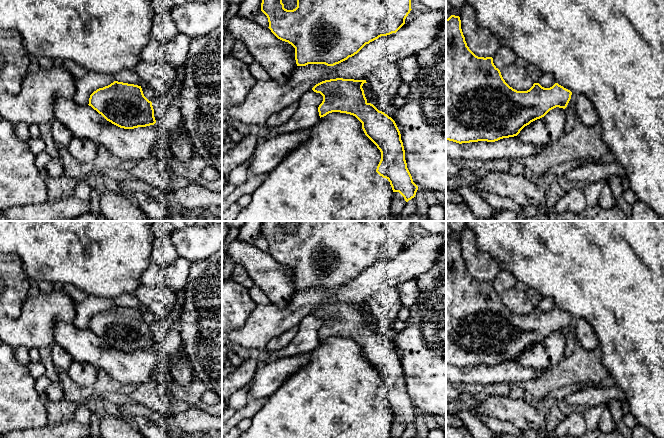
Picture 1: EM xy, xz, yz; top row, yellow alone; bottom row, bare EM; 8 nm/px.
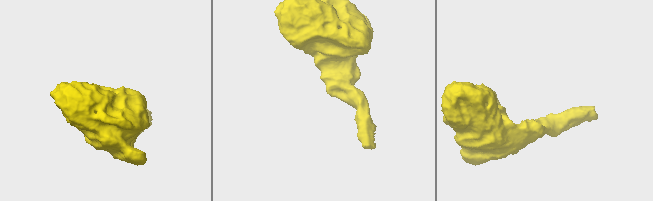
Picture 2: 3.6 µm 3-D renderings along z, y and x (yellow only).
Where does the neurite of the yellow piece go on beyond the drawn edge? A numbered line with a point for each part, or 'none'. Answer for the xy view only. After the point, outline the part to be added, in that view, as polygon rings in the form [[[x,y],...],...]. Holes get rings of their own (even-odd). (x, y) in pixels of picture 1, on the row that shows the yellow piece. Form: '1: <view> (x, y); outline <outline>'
none

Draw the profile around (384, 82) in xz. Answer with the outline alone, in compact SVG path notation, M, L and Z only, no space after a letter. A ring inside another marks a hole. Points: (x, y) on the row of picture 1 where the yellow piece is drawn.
M397 62L385 63L377 68L366 79L367 84L377 98L377 105L380 111L387 114L395 121L396 107L393 99L403 83Z

